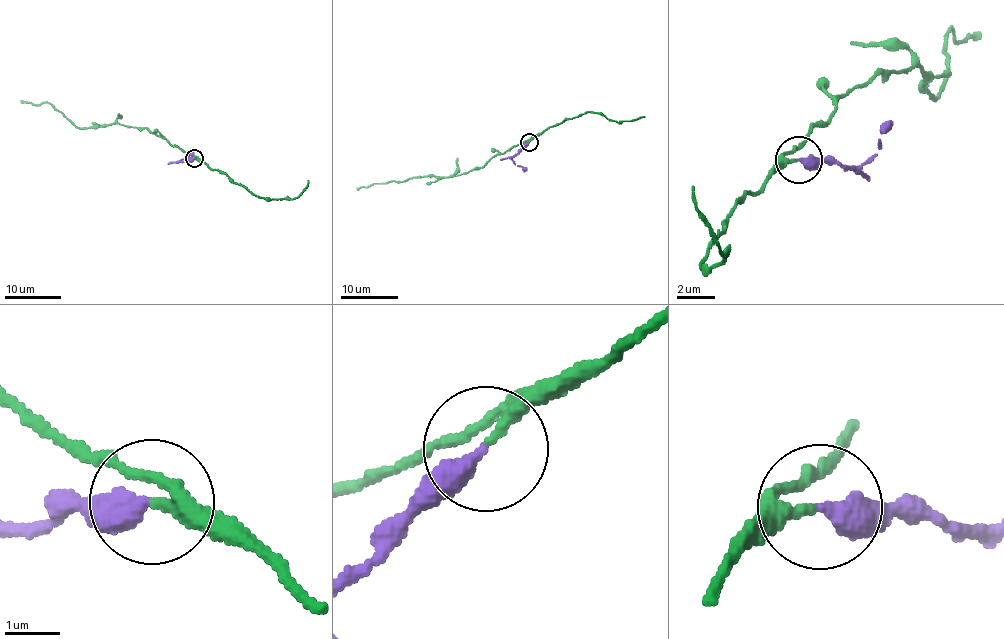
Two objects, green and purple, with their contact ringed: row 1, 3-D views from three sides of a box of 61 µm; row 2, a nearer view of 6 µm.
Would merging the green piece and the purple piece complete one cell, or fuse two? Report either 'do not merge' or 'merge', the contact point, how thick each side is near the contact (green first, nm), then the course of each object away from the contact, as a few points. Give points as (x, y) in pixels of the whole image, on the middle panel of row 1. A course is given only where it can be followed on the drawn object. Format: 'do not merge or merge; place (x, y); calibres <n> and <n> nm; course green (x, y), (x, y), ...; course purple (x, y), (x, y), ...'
merge; place (529, 142); calibres 170 and 380 nm; course green (529, 141), (529, 138), (496, 154), (482, 167), (453, 176), (412, 178), (360, 186), (357, 190); course purple (529, 142), (512, 161), (526, 171)

